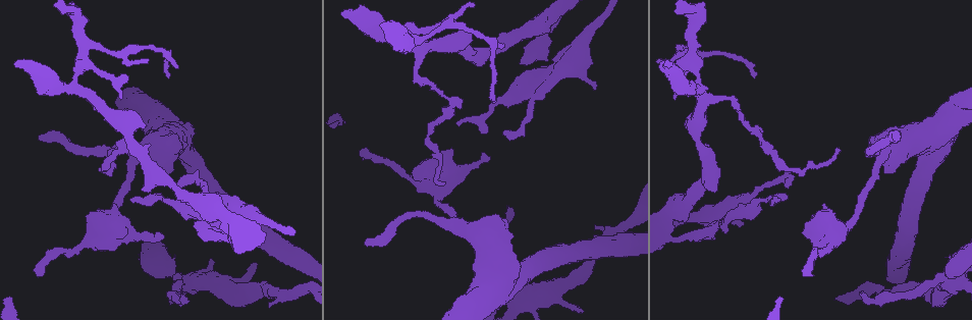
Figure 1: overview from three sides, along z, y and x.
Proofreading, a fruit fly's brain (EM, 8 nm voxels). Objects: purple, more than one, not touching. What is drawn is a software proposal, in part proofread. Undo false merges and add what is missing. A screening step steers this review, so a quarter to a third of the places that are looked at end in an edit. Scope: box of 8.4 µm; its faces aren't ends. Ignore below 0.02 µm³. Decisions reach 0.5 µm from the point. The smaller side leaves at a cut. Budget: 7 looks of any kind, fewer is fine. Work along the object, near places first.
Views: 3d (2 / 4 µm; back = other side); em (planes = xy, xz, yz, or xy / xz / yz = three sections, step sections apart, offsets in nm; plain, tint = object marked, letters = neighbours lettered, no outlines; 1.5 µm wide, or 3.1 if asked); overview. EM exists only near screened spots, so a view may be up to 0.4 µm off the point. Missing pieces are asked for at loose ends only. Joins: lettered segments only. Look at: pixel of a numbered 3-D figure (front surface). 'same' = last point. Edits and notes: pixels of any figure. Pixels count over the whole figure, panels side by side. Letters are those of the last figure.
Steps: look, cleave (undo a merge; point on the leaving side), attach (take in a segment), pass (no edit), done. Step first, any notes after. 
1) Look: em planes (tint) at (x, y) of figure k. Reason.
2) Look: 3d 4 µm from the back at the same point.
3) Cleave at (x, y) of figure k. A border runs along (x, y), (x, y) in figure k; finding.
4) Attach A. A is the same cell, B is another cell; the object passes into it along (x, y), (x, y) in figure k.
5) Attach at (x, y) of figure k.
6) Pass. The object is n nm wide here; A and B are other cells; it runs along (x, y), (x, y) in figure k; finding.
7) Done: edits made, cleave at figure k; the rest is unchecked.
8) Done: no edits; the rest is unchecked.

Look: 3d 2 µm at (460, 123) of figure 1.

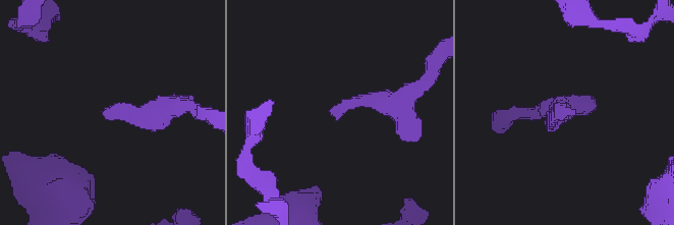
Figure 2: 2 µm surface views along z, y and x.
Look: em planes (letters) at (575, 114) of figure 2. Need the tissue.

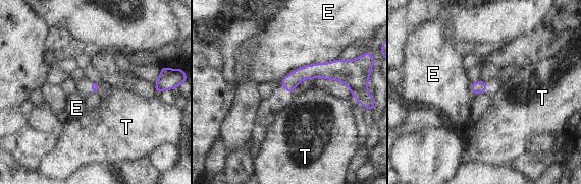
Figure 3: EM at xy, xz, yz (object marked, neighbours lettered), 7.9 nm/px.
Pass. E and T are other cells; a border runs along (354, 96), (355, 101) in figure 3; no lettered segment goes on from it.

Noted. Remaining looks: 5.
Look: em xy step 4 (letters) at (742, 225) of figure 1. An open end.

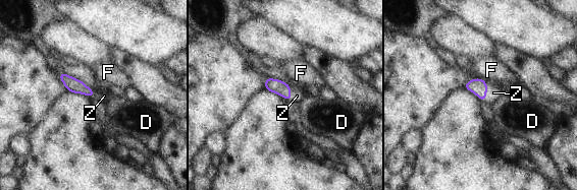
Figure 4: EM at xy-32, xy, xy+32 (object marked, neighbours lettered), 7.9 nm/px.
Look: em xz step 8 (letters) at the same point. Another direction.

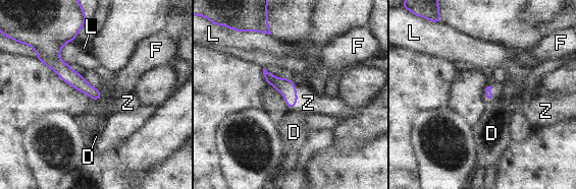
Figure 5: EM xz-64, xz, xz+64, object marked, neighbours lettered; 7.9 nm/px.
Attach Z. Z is the same cell, D, F and L are other cells; the object passes into it along (284, 85), (297, 97), (308, 103) in figure 5; it goes on there.

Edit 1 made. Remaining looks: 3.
Look: 3d 4 µm at (173, 274) of figure 1.

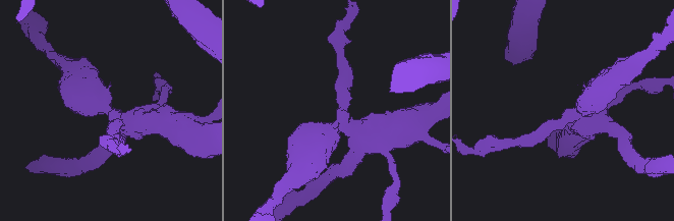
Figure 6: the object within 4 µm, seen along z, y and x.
Look: em planes (letters) at (580, 112) of figure 6. 3 arms meet here; the arms are 240, 440, 480 nm wide; need the tissue.

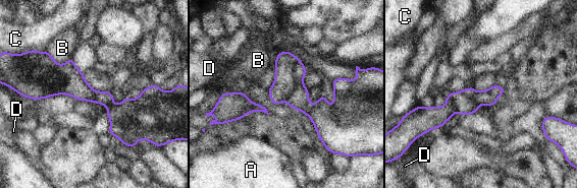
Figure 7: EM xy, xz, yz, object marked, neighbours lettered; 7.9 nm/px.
Cleave at (289, 85) of figure 7. The object is 190 nm wide here; the longest contact is with C, 360 nm; A, B, C and D are other cells; a second cell is stuck on.

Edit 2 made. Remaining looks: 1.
Done: edits made, attach at figure 5, cleave at figure 7; the rest is unchecked.

